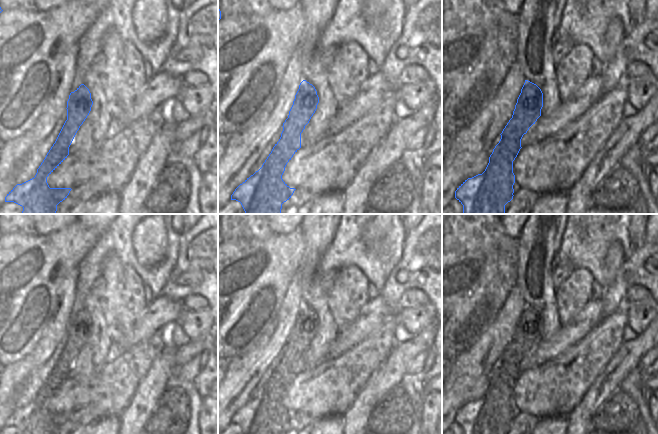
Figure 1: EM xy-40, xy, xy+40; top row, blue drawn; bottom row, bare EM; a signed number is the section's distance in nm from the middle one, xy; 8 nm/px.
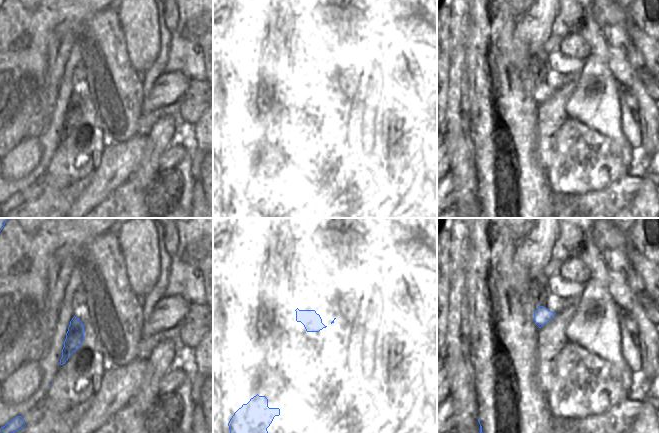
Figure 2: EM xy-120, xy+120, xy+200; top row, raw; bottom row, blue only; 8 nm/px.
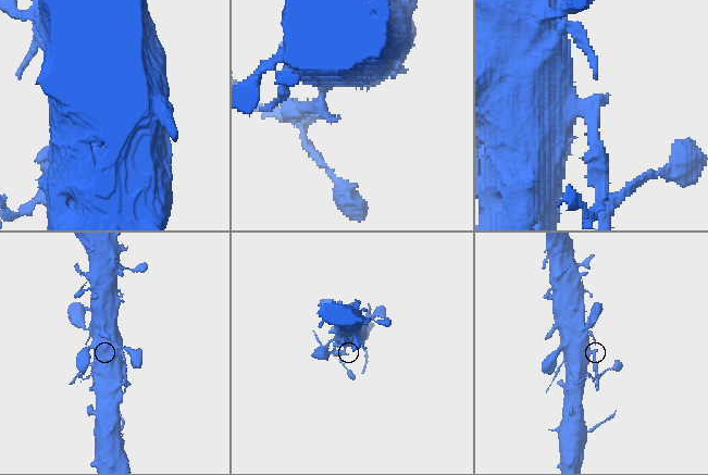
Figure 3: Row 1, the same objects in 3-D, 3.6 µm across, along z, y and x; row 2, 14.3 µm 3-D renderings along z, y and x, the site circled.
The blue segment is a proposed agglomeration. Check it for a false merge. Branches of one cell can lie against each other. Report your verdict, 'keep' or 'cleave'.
cleave

